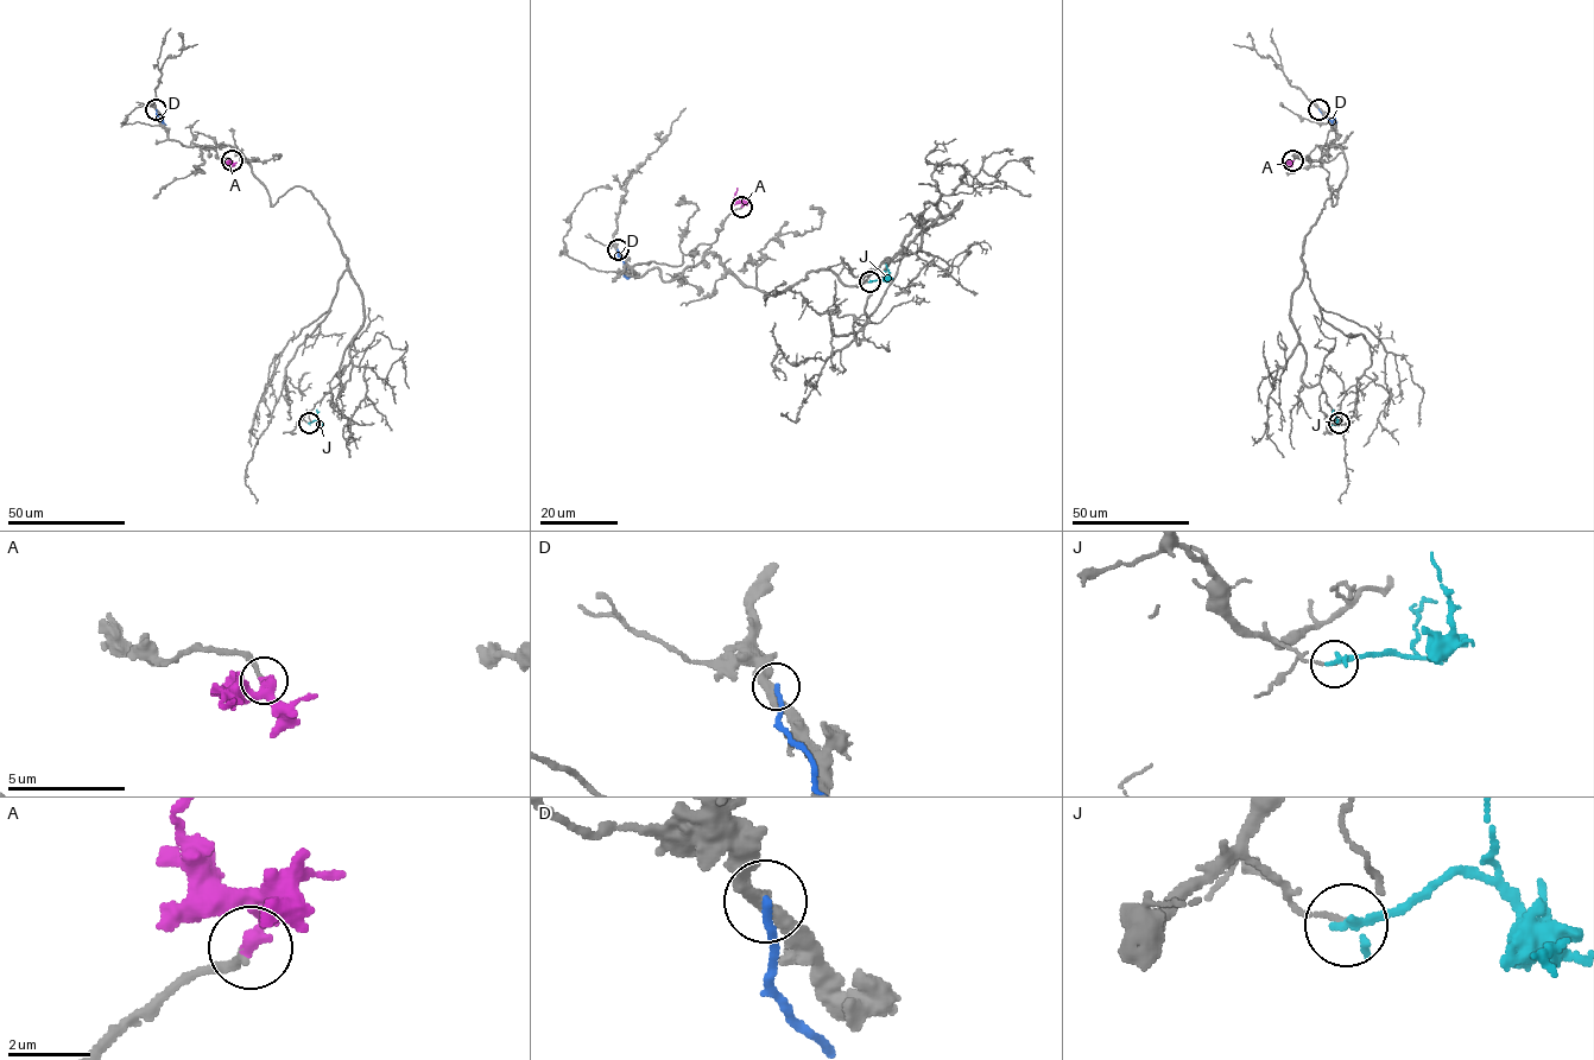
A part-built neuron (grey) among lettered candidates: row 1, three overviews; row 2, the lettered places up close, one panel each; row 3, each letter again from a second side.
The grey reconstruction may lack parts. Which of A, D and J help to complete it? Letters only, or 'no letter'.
A

